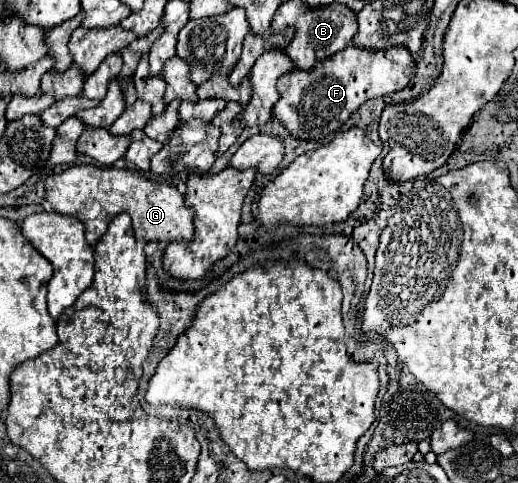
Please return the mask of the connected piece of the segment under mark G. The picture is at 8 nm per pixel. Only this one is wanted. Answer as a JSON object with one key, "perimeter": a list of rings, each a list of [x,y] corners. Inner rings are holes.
{"perimeter":[[[76,165],[60,175],[46,179],[46,201],[60,215],[76,217],[86,227],[88,245],[96,245],[98,239],[106,233],[108,223],[118,213],[128,213],[132,217],[134,237],[138,241],[184,241],[188,243],[194,237],[192,209],[184,205],[184,197],[176,187],[166,183],[156,183],[146,179],[138,171],[114,169],[114,167],[94,167],[94,165]]]}

